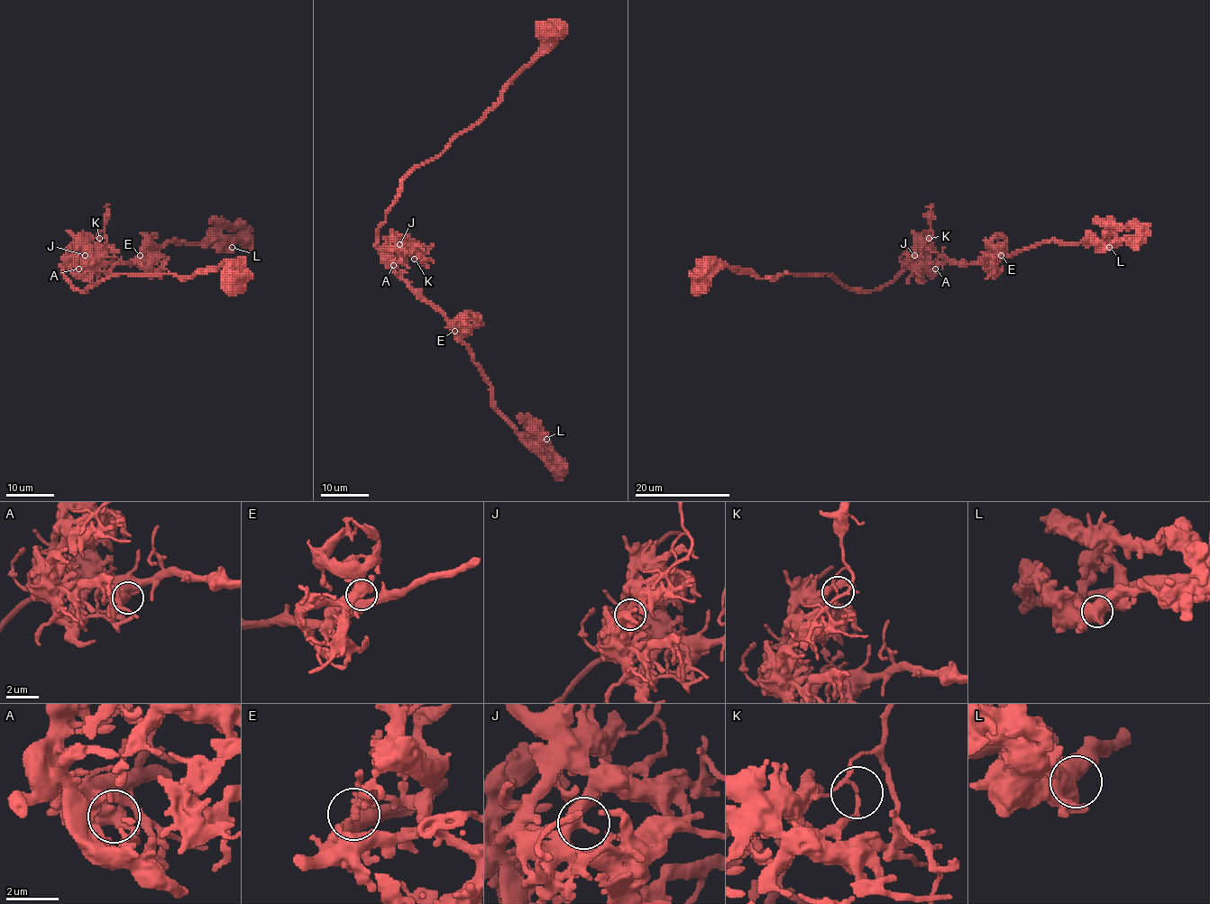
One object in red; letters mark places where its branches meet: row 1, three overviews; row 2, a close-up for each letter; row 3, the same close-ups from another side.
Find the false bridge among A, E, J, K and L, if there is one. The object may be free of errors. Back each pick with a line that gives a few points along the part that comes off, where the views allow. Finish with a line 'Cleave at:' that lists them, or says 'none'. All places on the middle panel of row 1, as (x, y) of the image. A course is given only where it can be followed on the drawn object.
K: (414, 259), (419, 262), (421, 255), (426, 251), (426, 252)
Cleave at: K

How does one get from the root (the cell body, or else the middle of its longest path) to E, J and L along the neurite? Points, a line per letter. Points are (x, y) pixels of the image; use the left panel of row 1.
E: (233, 281), (233, 269), (207, 267), (189, 278), (108, 276), (78, 291), (63, 274), (68, 263), (140, 255)
J: (233, 281), (233, 269), (207, 267), (189, 278), (108, 276), (78, 291), (62, 263), (85, 255)
L: (233, 281), (233, 269), (207, 267), (78, 291), (62, 269), (132, 263), (172, 241), (232, 247)

